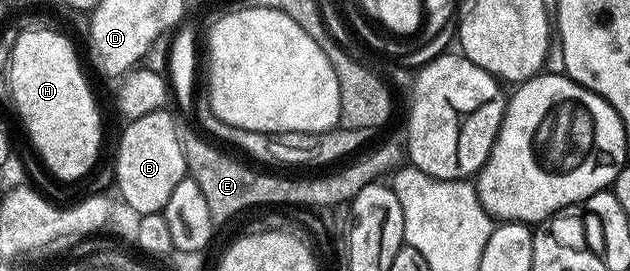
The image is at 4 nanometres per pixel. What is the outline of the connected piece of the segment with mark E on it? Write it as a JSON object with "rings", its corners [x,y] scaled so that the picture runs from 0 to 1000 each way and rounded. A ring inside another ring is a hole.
{"rings":[[[286,469],[284,520],[290,531],[297,631],[310,661],[313,686],[319,686],[325,745],[332,745],[332,790],[343,834],[354,834],[365,797],[373,797],[390,768],[405,768],[410,753],[465,753],[463,760],[479,760],[492,775],[510,775],[506,768],[525,775],[533,753],[549,756],[579,686],[606,668],[616,642],[625,638],[643,590],[643,546],[638,528],[608,531],[603,546],[590,542],[583,554],[590,561],[578,557],[575,572],[552,601],[559,601],[552,620],[544,620],[540,635],[525,635],[521,649],[500,642],[495,646],[500,649],[495,664],[448,664],[443,649],[422,649],[417,635],[403,635],[395,609],[359,576],[352,561],[356,557],[352,542],[338,550],[330,590],[321,590],[322,561],[316,542],[321,539],[324,506],[308,469],[305,472]]]}

